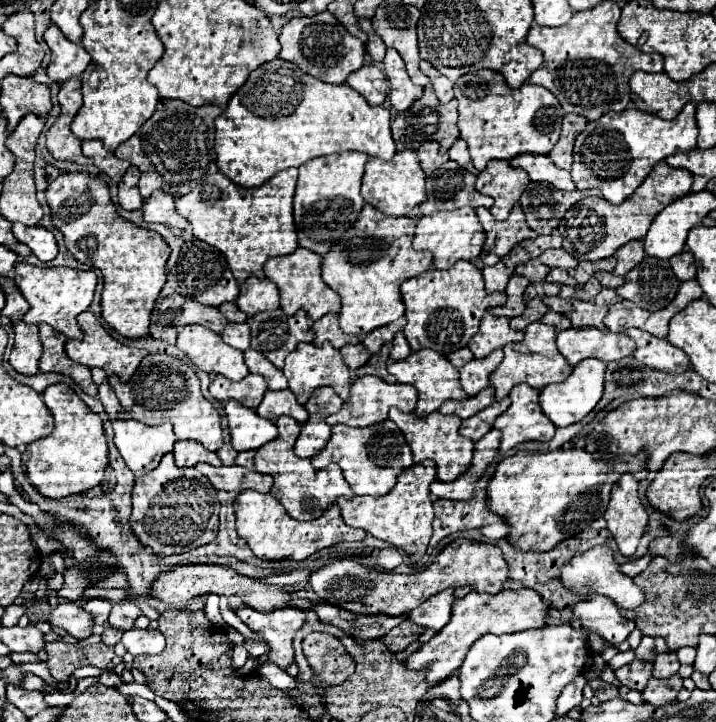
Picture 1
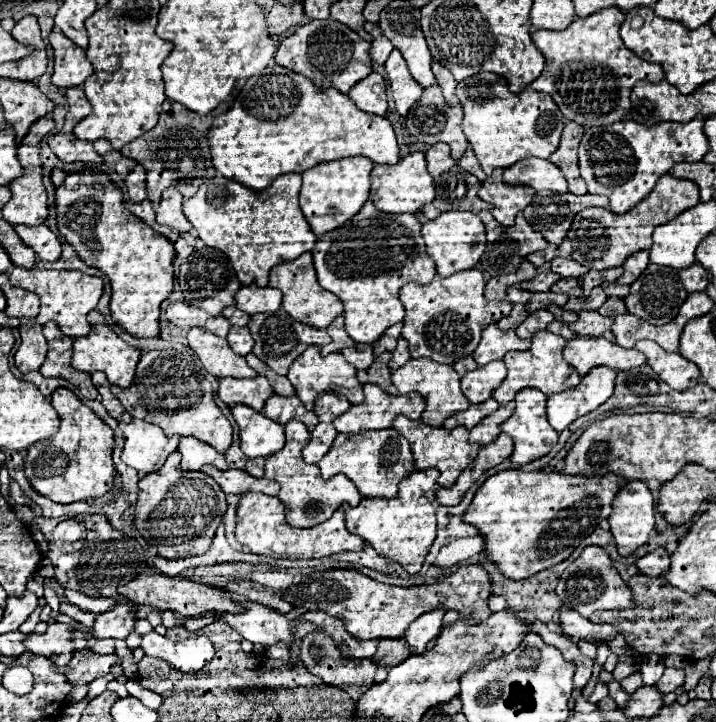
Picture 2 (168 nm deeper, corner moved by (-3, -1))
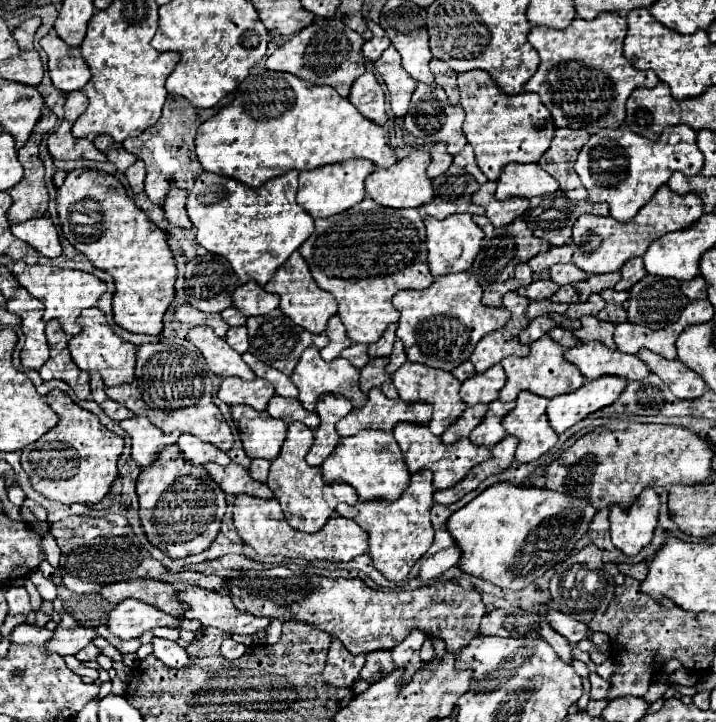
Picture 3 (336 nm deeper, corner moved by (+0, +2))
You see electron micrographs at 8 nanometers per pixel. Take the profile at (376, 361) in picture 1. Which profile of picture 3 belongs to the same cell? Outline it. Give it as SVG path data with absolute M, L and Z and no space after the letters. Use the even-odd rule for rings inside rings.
M388 357L370 359L370 363L360 371L360 389L366 393L372 387L378 387L390 399L398 399L398 393L390 381L390 375L386 373L386 363L388 363Z

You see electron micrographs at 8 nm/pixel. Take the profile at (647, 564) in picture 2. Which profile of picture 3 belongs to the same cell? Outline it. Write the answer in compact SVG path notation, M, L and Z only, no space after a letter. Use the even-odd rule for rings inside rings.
M646 561L636 563L636 565L622 563L622 565L618 565L618 569L620 569L620 573L630 575L630 577L634 577L634 579L638 579L638 581L644 581L644 577L648 575L648 563L646 563Z

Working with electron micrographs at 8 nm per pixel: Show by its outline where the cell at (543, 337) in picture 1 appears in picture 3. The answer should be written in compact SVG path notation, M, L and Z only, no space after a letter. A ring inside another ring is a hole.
M550 335L540 337L540 341L534 341L530 345L528 357L504 357L502 367L506 371L506 385L504 385L504 389L500 389L500 397L498 397L502 403L516 399L518 393L524 389L550 399L554 395L570 393L584 385L584 375L570 361L564 359L562 345L556 343Z

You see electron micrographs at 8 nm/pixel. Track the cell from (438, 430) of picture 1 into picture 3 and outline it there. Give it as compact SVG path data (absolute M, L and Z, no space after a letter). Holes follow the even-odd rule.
M402 421L400 425L394 427L394 437L404 453L404 461L408 465L408 471L410 473L416 473L420 469L430 469L434 473L434 487L436 489L446 489L446 487L452 487L456 485L460 479L466 477L466 473L492 457L490 449L488 447L478 447L478 445L472 445L470 439L464 437L464 441L456 441L452 445L444 445L440 437L436 437L428 425L412 425L408 421Z

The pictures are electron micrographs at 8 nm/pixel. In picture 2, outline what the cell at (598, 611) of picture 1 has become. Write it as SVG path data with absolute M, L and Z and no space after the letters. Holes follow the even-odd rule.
M571 610L561 612L559 624L563 628L563 634L569 636L571 640L589 640L589 638L611 640L617 634L617 630L613 626L609 626L609 624L593 624L587 618L579 616L579 612L571 612Z

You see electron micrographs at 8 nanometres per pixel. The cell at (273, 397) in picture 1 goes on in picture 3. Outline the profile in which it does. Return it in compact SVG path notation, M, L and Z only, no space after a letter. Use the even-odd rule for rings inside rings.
M274 395L268 403L268 409L266 409L272 417L276 419L282 419L286 423L292 423L292 421L302 421L306 427L310 429L316 429L320 419L316 413L310 413L302 407L302 403L298 399L286 399L286 397L278 397Z

